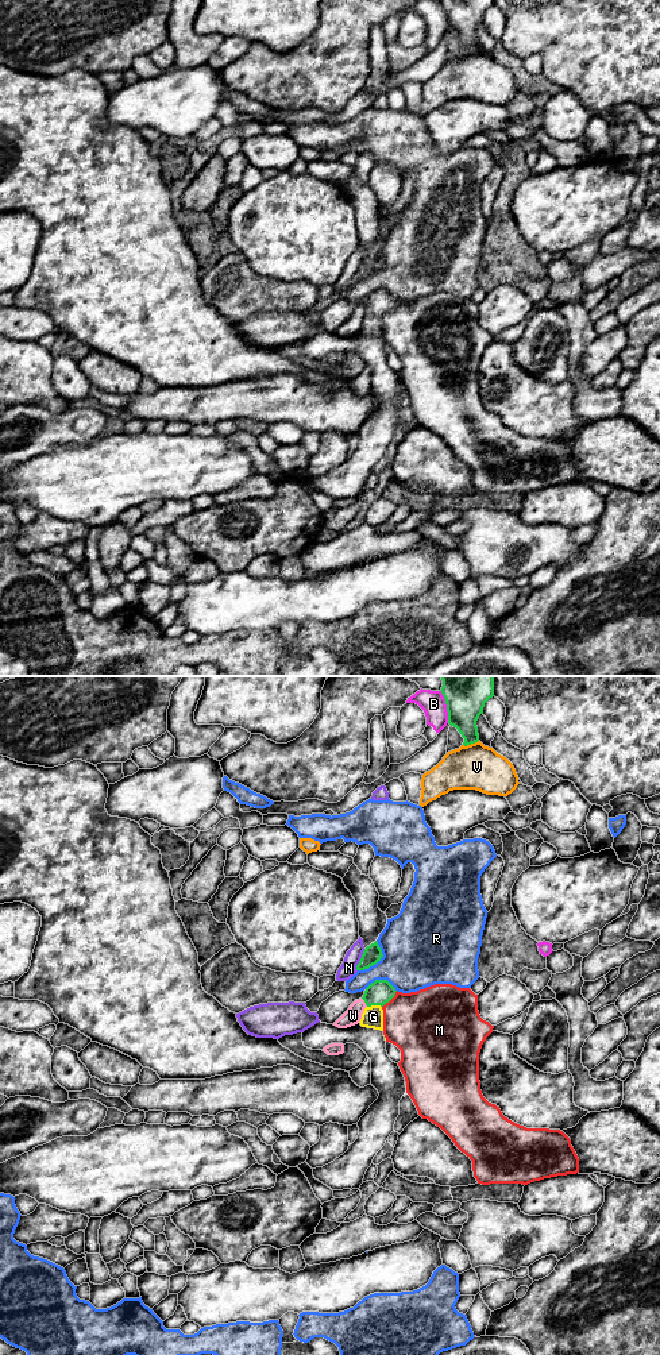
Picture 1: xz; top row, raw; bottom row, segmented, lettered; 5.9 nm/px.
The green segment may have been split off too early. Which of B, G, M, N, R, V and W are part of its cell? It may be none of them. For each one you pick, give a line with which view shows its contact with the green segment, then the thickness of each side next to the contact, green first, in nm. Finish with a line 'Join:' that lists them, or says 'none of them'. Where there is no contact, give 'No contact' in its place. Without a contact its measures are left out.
G: Touches green in xz. Thickness 150 nm (green) against 130 nm
Join: G

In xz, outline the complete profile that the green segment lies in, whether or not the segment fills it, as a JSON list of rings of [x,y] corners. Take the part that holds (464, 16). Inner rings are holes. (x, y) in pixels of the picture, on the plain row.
[[[441,0],[448,32],[458,38],[464,47],[463,54],[479,50],[476,30],[483,23],[485,12],[494,5],[494,0]]]

